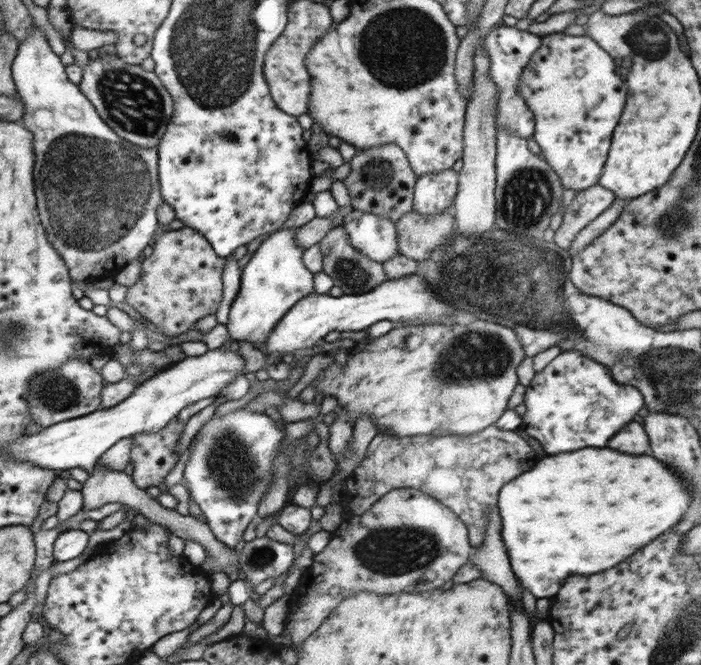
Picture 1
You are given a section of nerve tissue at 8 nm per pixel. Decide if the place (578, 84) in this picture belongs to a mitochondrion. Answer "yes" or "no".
no

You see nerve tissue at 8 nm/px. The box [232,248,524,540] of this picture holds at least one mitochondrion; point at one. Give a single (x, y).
(471, 356)

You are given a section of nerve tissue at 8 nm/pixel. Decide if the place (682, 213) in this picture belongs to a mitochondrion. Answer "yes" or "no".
yes

